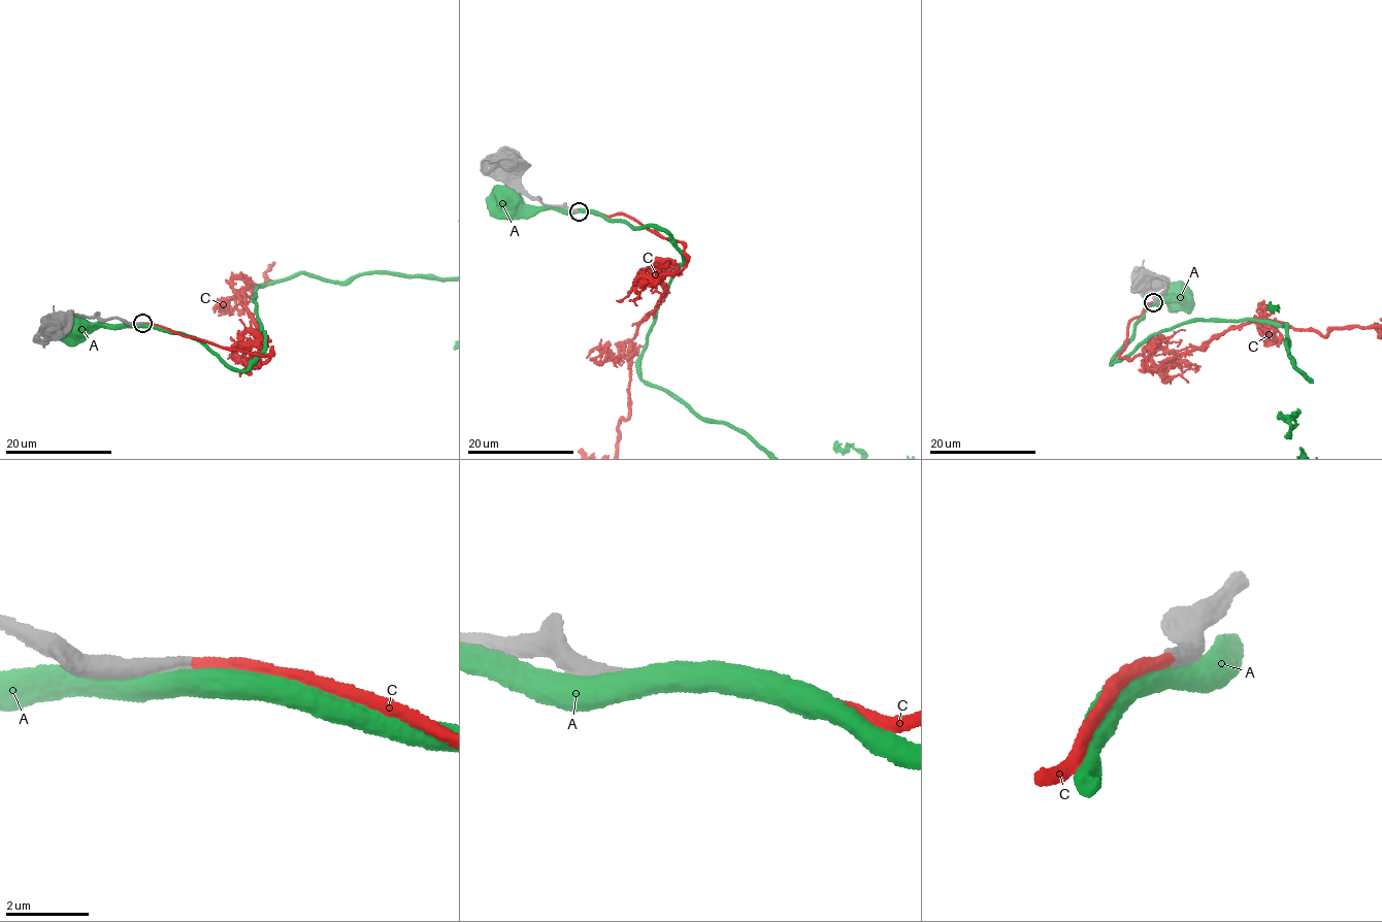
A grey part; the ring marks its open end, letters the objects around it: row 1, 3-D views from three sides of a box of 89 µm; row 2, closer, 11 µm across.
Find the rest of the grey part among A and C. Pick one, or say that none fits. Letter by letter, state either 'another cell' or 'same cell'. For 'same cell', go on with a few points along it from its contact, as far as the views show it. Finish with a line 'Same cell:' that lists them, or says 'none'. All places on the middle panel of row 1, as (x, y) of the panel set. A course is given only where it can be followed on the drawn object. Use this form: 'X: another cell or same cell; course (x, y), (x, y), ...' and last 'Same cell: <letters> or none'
A: another cell
C: same cell
Same cell: C

